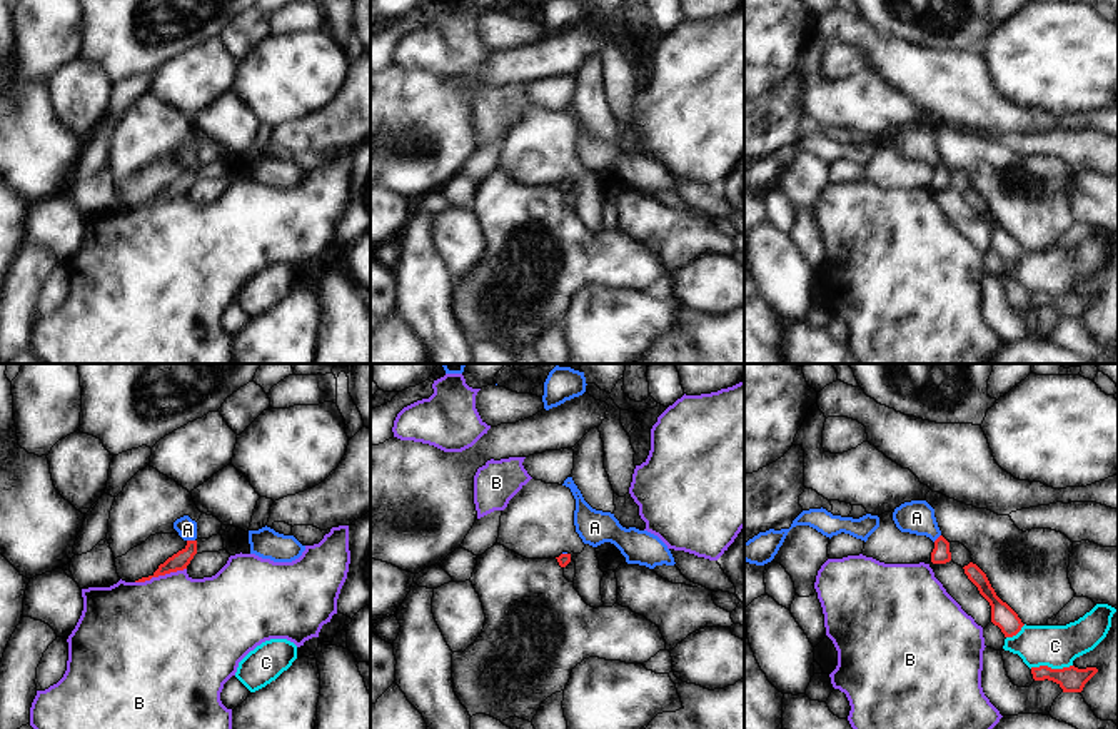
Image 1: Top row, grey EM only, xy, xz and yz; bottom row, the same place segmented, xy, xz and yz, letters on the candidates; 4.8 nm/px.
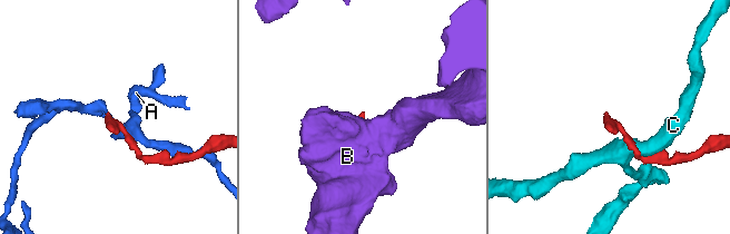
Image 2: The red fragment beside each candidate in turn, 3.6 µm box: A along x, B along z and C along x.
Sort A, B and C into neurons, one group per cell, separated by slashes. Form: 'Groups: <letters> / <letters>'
Groups: A / B / C.

